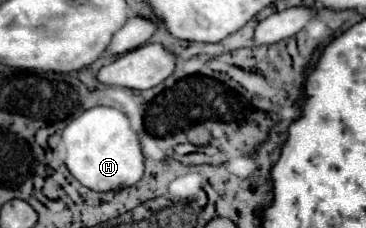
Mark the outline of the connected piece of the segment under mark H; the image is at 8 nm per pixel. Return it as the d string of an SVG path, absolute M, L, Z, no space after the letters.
M92 107L80 117L72 119L62 141L66 145L68 171L92 191L120 191L140 181L144 175L144 155L140 141L128 121L128 117L114 107Z

